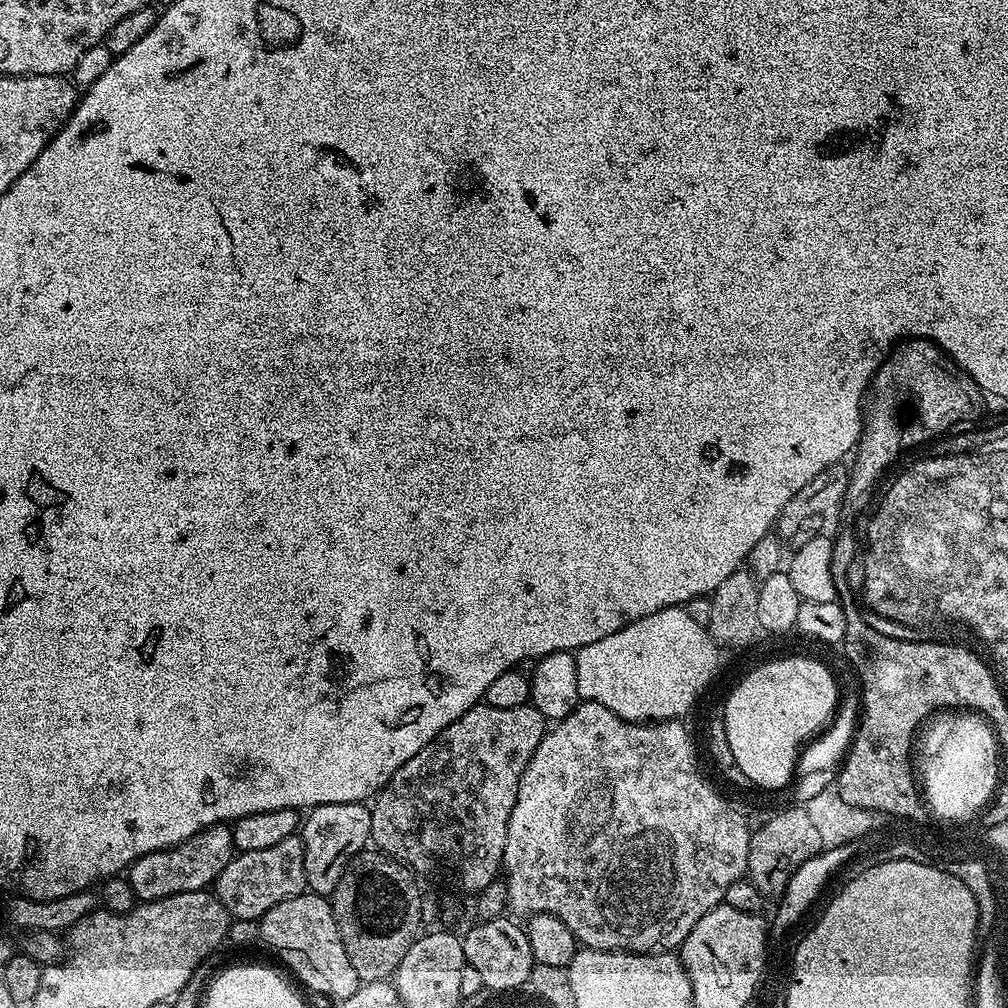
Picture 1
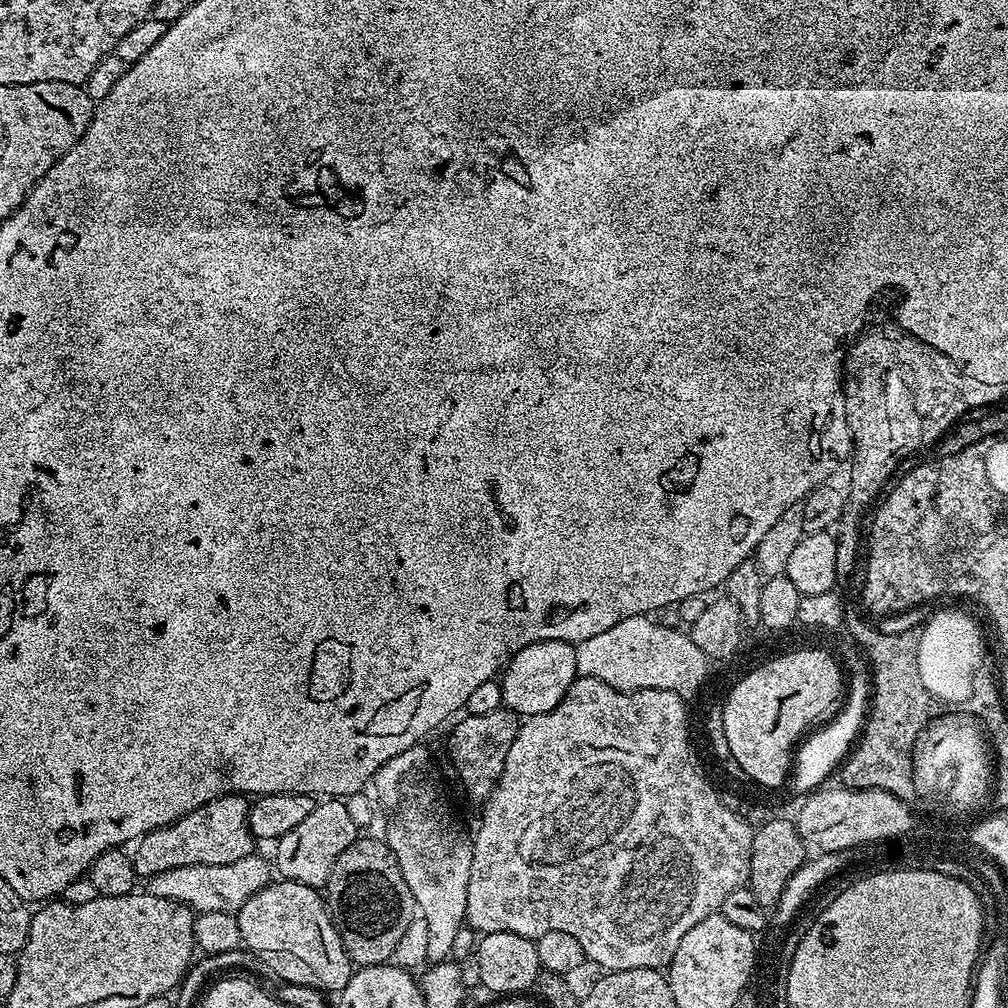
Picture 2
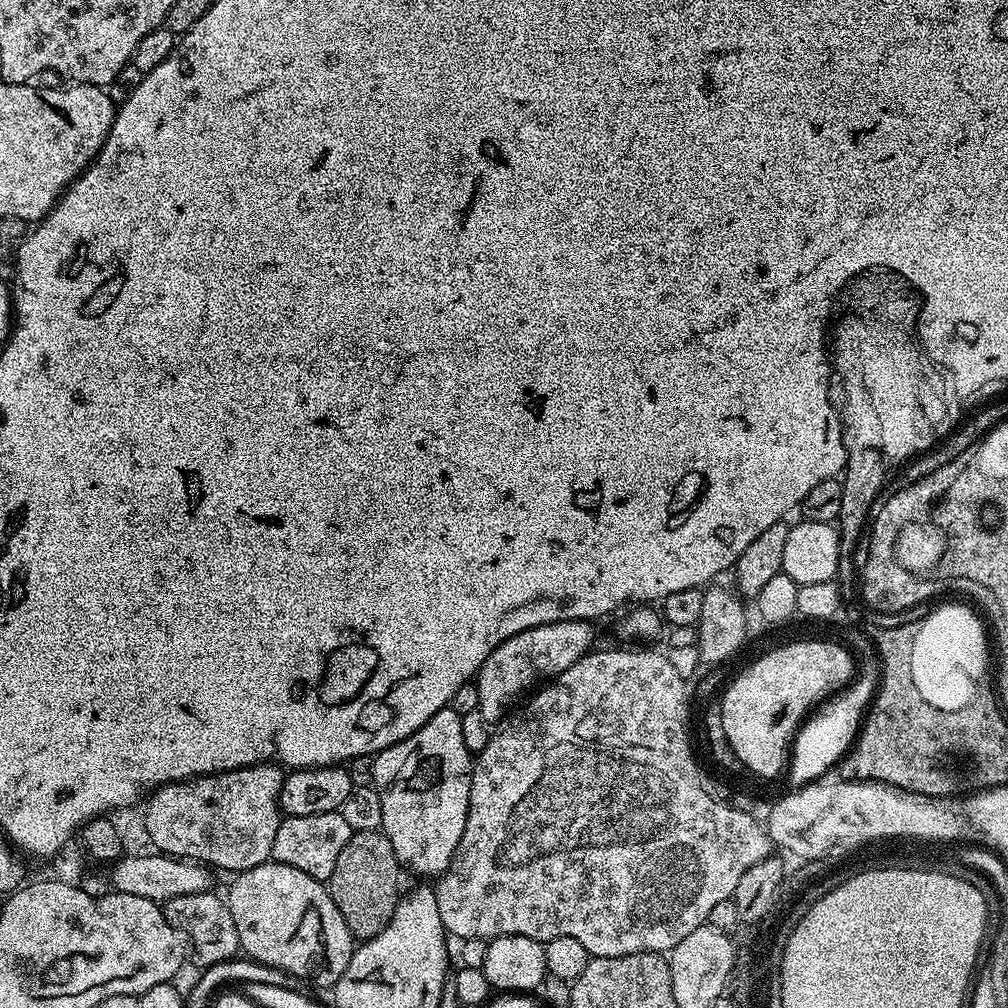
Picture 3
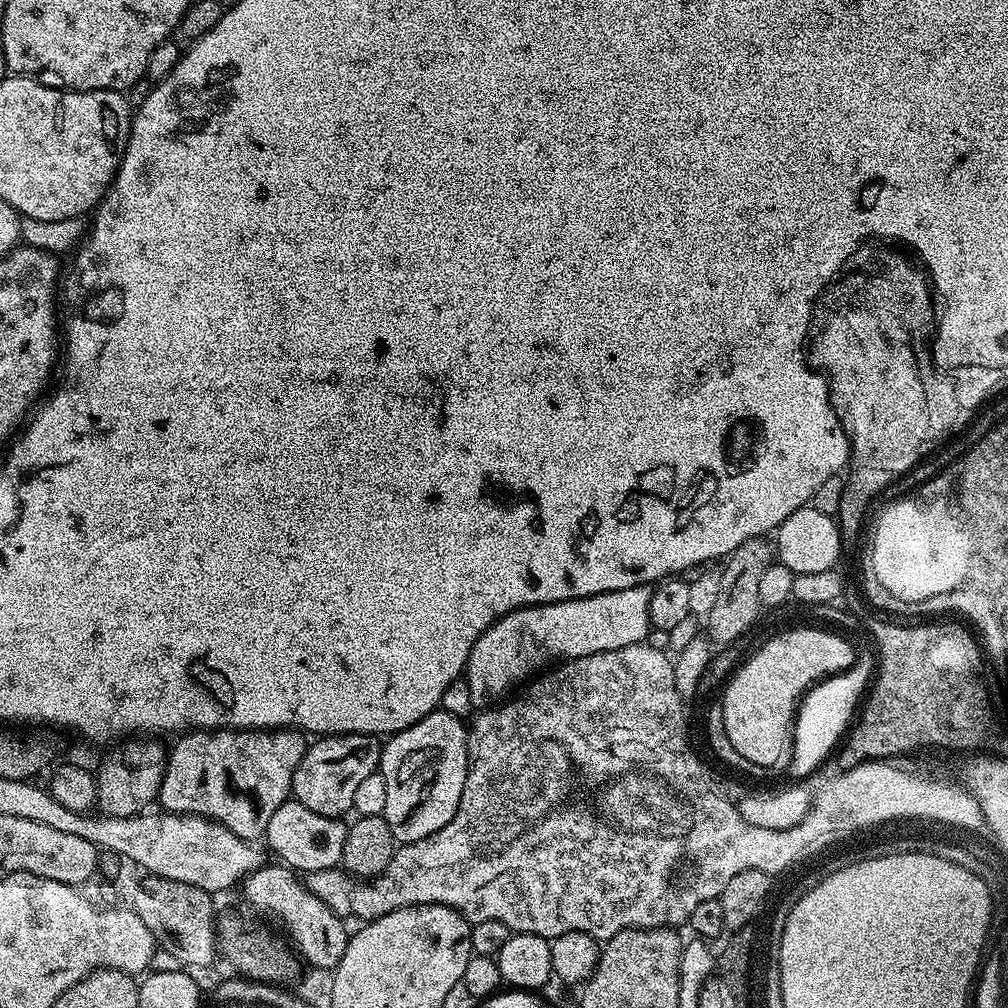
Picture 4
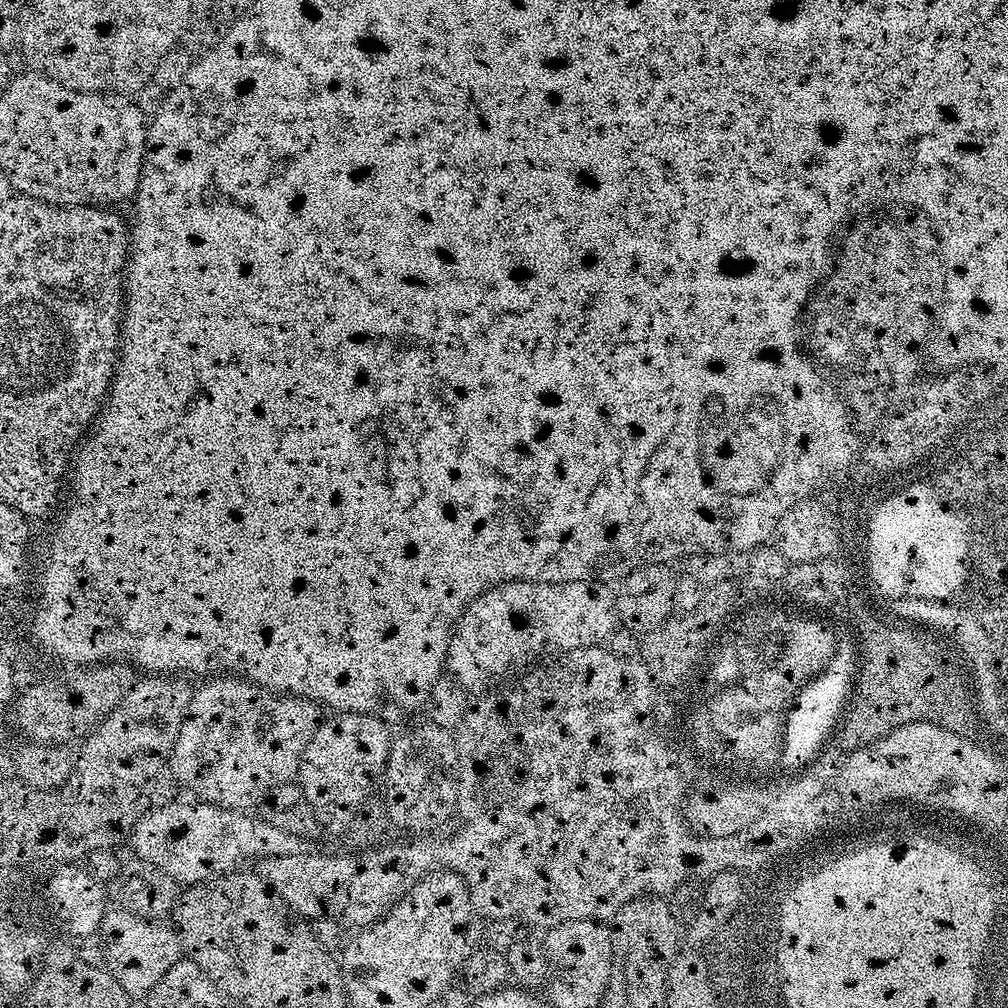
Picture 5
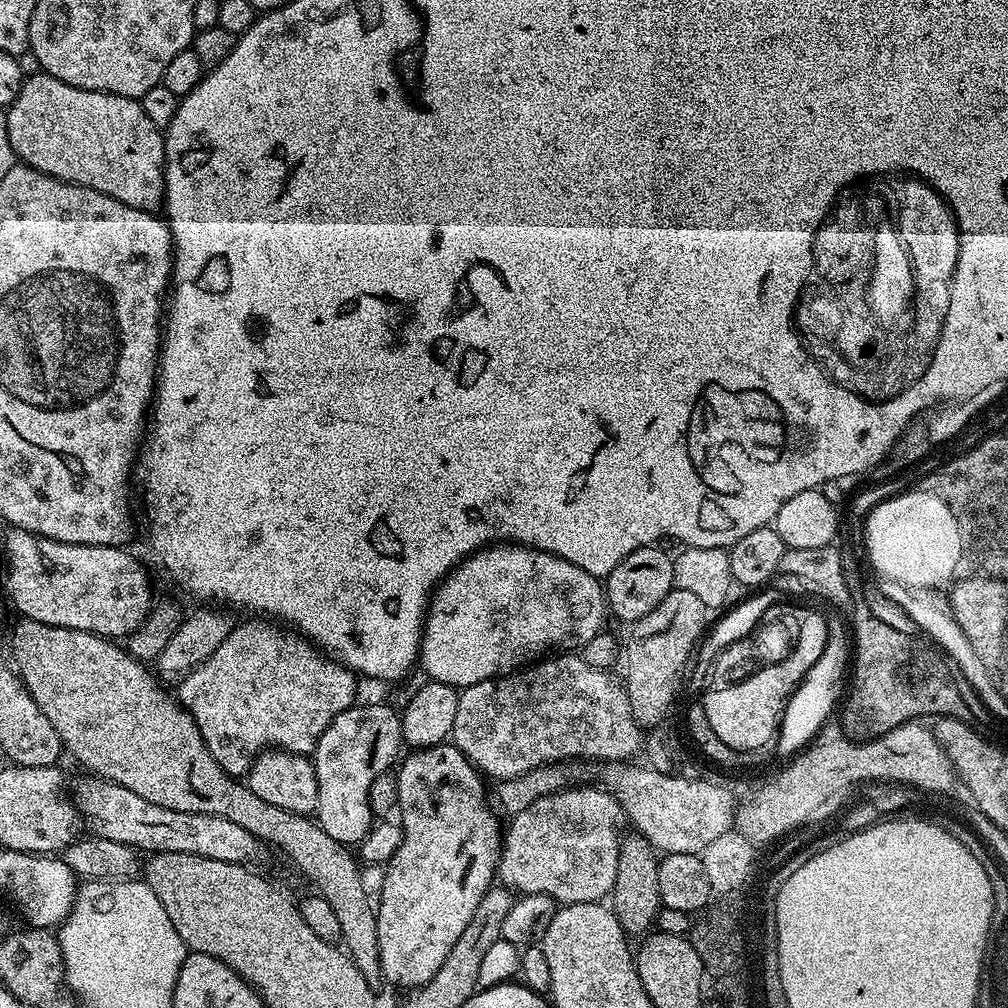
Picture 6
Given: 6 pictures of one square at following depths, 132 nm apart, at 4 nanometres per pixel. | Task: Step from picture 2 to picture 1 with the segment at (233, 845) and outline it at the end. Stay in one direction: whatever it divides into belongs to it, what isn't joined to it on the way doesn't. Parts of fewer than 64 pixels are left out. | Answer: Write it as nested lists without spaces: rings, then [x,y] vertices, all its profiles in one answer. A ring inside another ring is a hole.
[[[216,824],[212,828],[203,828],[201,832],[194,834],[194,838],[178,846],[166,848],[162,852],[151,852],[138,858],[127,869],[126,879],[134,890],[137,901],[140,902],[161,900],[174,894],[202,892],[215,885],[233,855],[231,827]]]

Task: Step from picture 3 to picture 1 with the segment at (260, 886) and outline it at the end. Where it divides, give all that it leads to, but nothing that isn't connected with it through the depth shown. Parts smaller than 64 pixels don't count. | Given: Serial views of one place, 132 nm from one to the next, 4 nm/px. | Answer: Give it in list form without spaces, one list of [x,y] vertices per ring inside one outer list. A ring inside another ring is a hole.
[[[311,890],[289,896],[260,917],[258,923],[259,939],[265,940],[280,955],[281,962],[309,988],[309,993],[320,993],[339,1002],[360,989],[362,981],[354,974],[350,958],[346,958],[346,946],[342,946],[332,905],[325,897]]]

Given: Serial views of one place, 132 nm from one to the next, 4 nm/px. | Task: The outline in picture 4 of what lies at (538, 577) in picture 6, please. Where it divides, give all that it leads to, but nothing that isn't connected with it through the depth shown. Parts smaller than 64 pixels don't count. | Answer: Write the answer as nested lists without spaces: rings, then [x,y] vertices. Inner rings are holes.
[[[641,586],[638,588],[627,588],[626,590],[614,590],[613,592],[605,592],[603,596],[583,596],[582,598],[574,598],[573,600],[563,600],[557,604],[531,604],[528,608],[517,608],[515,612],[508,612],[501,616],[491,628],[486,629],[480,637],[478,642],[470,650],[468,655],[468,667],[464,669],[463,679],[468,681],[470,686],[470,698],[473,700],[477,709],[483,710],[493,702],[501,699],[500,692],[504,692],[508,688],[508,684],[525,683],[524,676],[531,677],[533,675],[532,668],[540,668],[536,670],[544,670],[549,667],[548,660],[556,660],[552,662],[563,662],[566,660],[577,660],[590,652],[609,652],[610,650],[618,650],[627,644],[643,644],[646,637],[652,628],[650,622],[650,598],[652,597],[652,588],[648,586]]]

